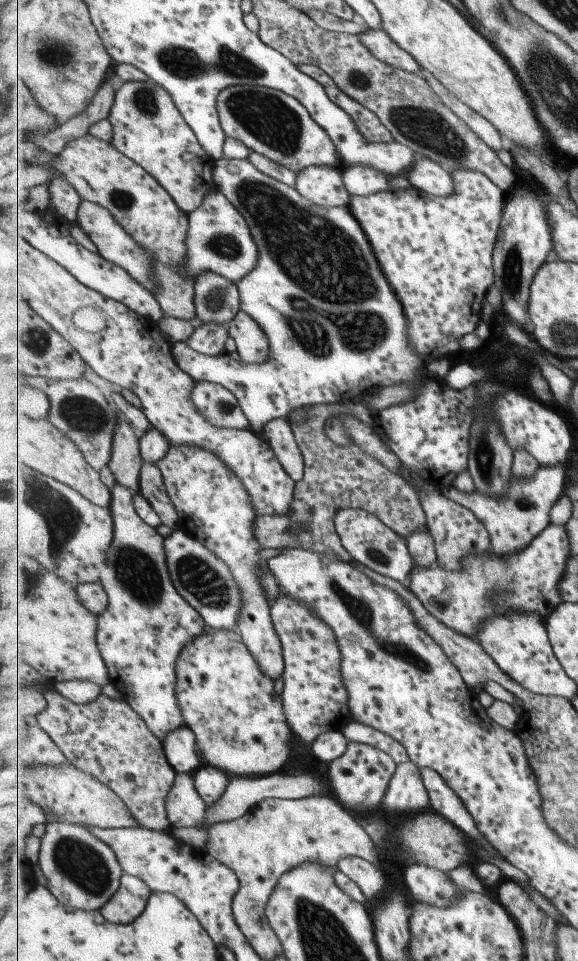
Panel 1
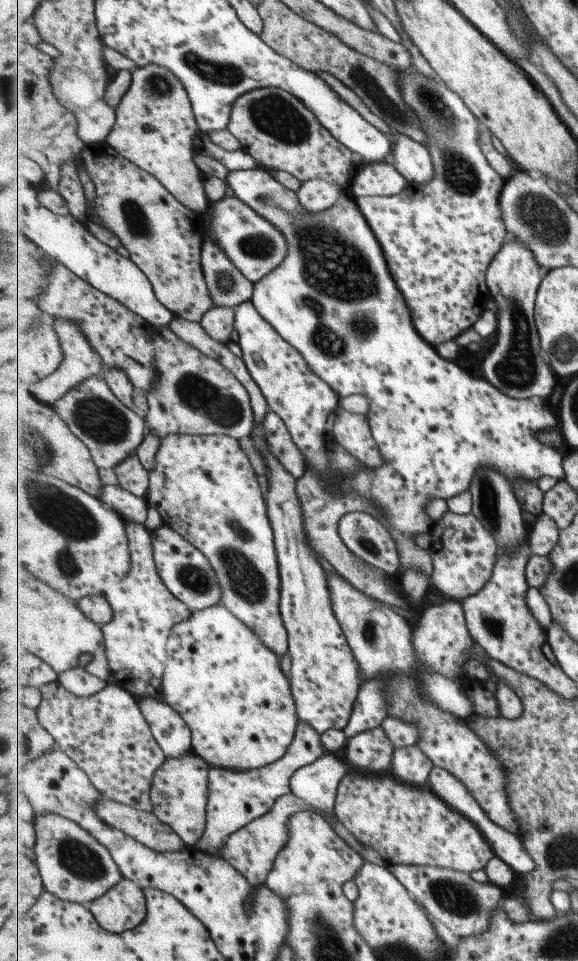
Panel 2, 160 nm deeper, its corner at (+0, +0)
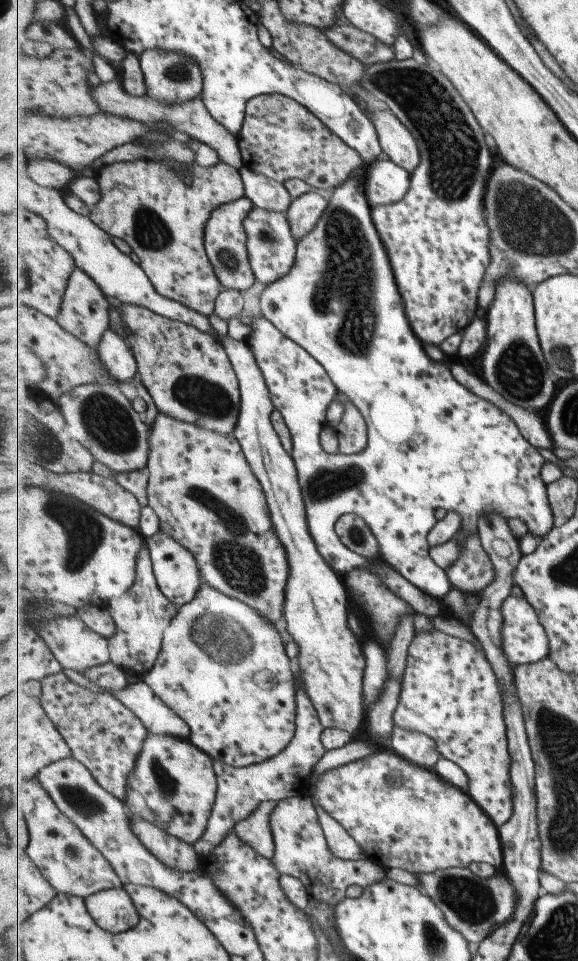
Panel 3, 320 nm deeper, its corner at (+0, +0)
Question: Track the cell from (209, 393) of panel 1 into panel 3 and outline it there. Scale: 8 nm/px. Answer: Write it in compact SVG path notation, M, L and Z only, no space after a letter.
M118 302L117 306L122 313L128 345L136 358L140 380L153 397L160 412L224 435L233 434L241 414L242 392L237 373L222 341L200 328L185 324L183 321L171 320L151 309Z

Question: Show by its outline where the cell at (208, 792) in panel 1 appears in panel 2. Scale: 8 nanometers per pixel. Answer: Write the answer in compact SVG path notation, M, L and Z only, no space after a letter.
M298 721L298 730L287 755L270 767L258 770L236 771L213 766L210 770L210 798L206 808L208 823L205 835L199 839L195 848L208 855L221 858L222 850L228 840L238 830L251 824L254 820L265 816L274 804L292 792L292 779L297 770L314 764L326 753L322 742L322 734L309 723Z

